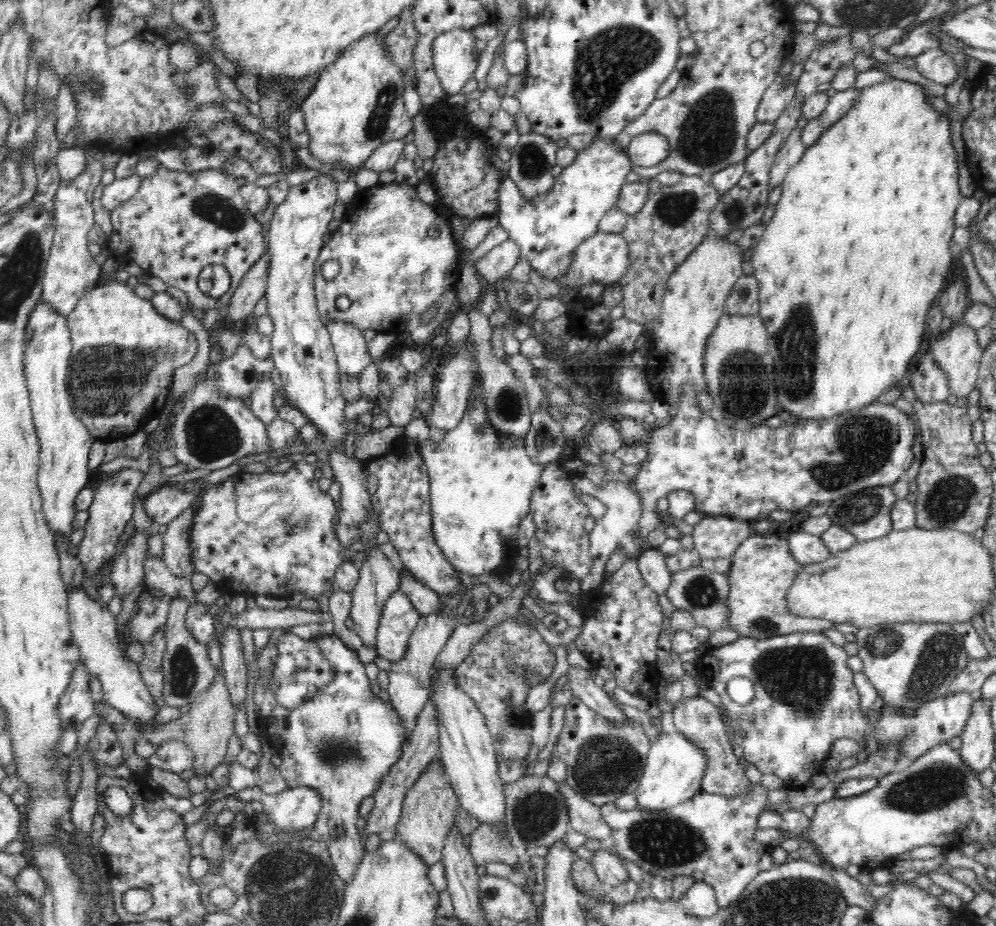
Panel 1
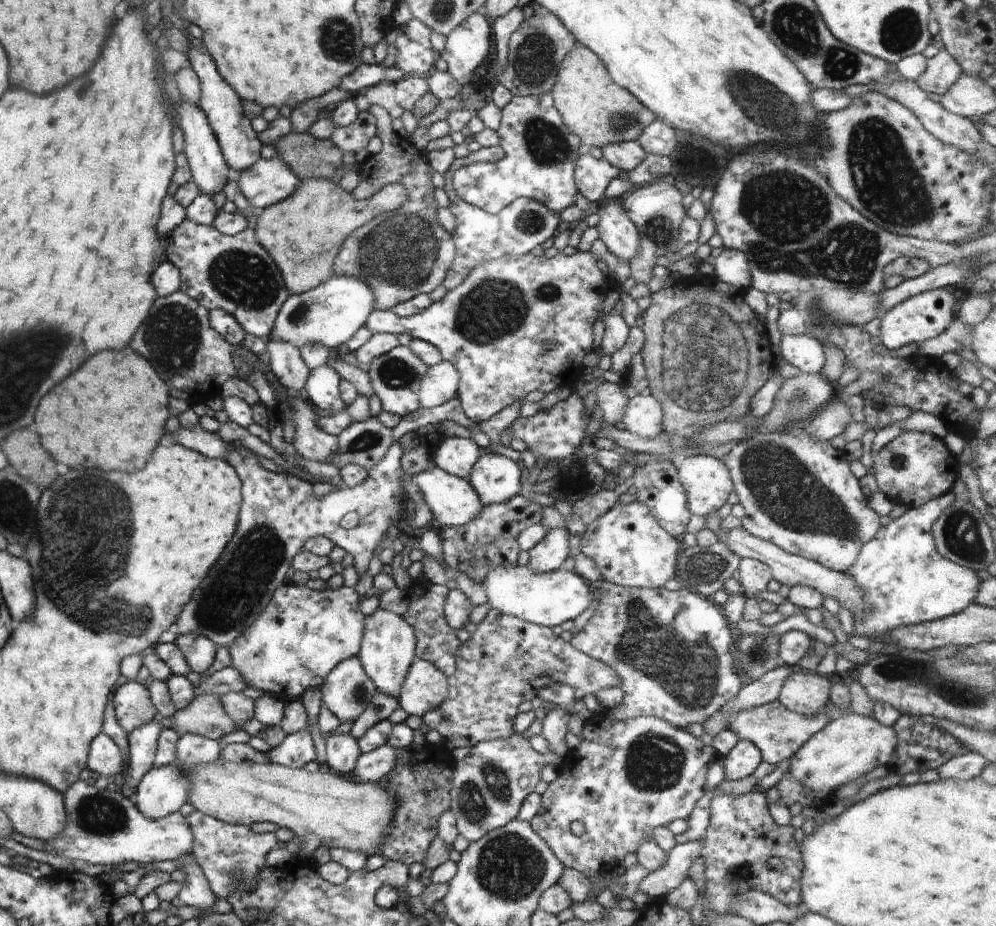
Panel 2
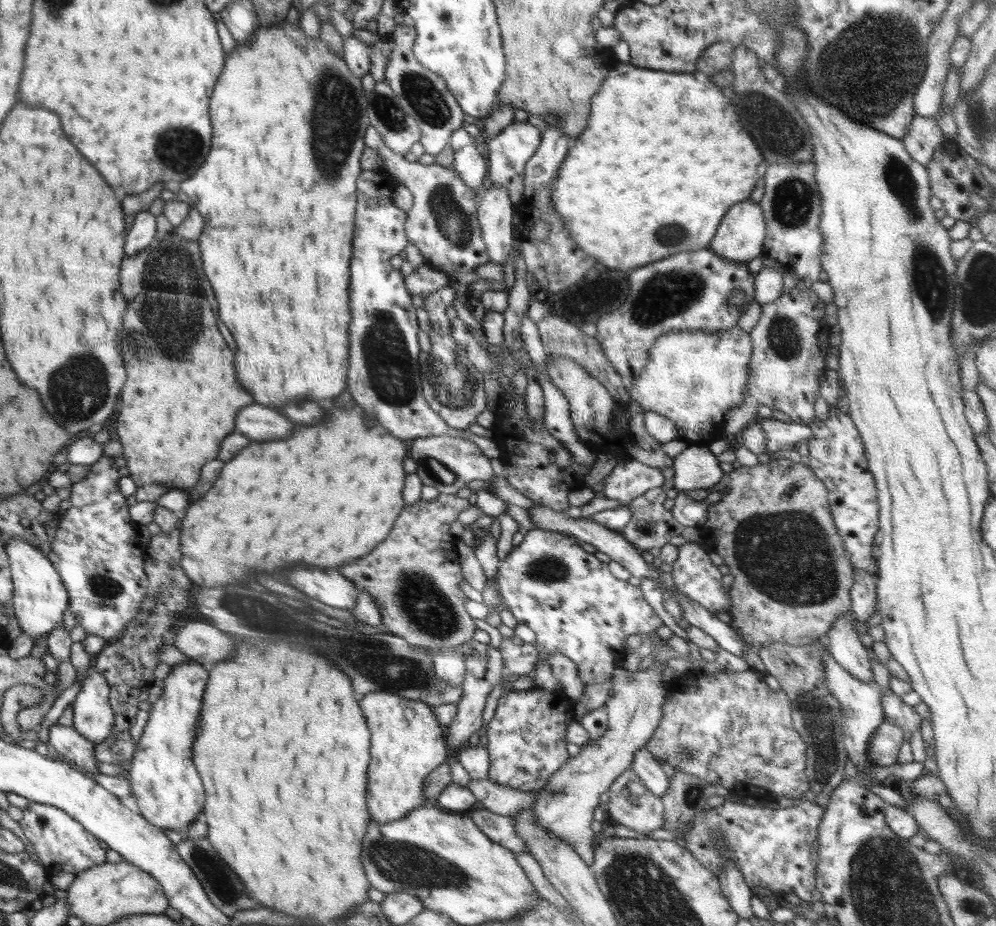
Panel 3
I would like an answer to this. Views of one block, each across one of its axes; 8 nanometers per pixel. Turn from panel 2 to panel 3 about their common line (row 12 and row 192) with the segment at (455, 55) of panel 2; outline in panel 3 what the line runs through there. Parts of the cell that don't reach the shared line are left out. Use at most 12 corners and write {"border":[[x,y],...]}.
{"border":[[454,130],[450,168],[480,198],[488,175],[473,136]]}

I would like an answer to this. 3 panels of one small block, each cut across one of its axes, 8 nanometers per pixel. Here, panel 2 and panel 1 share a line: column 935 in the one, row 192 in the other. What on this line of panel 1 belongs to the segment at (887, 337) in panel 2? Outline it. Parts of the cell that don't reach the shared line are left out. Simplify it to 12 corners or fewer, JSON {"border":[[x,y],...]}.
{"border":[[330,176],[292,186],[267,234],[271,357],[323,437],[347,404],[315,272]]}

